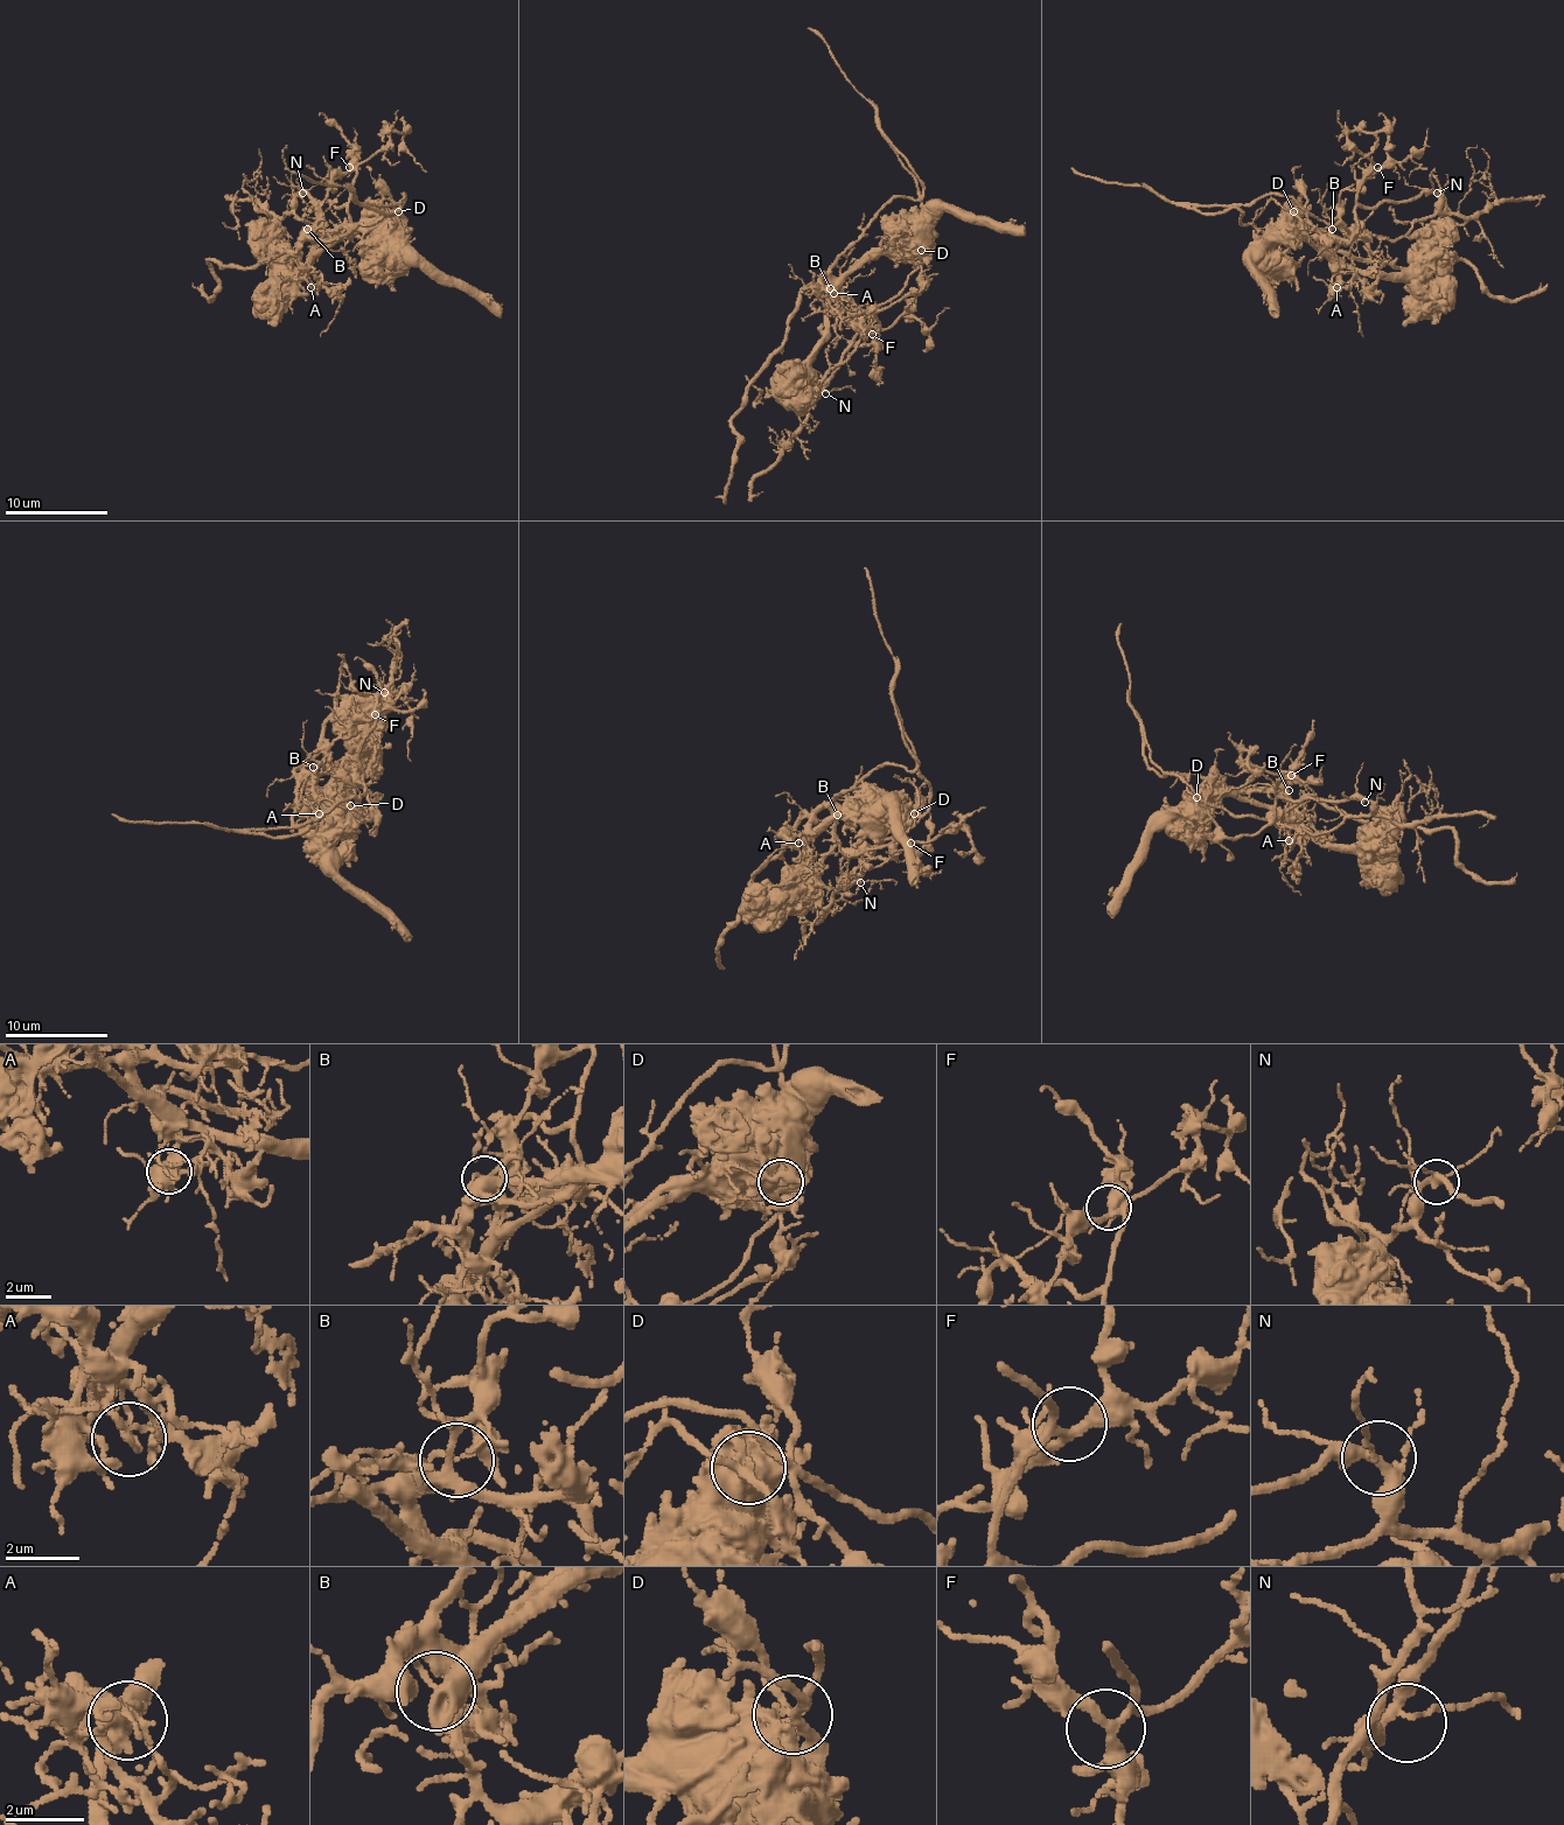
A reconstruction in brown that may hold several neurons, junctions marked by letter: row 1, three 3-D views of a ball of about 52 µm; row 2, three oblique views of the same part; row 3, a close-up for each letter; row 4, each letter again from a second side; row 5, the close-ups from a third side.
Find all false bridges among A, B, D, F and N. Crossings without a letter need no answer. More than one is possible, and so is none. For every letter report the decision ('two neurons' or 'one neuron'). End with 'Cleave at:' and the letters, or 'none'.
A: one neuron
B: two neurons
D: two neurons
F: one neuron
N: one neuron
Cleave at: B, D

